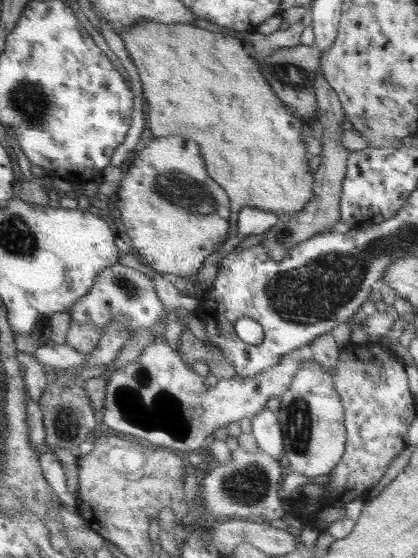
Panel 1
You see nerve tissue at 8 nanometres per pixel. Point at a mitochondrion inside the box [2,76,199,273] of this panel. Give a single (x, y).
(34, 106)

